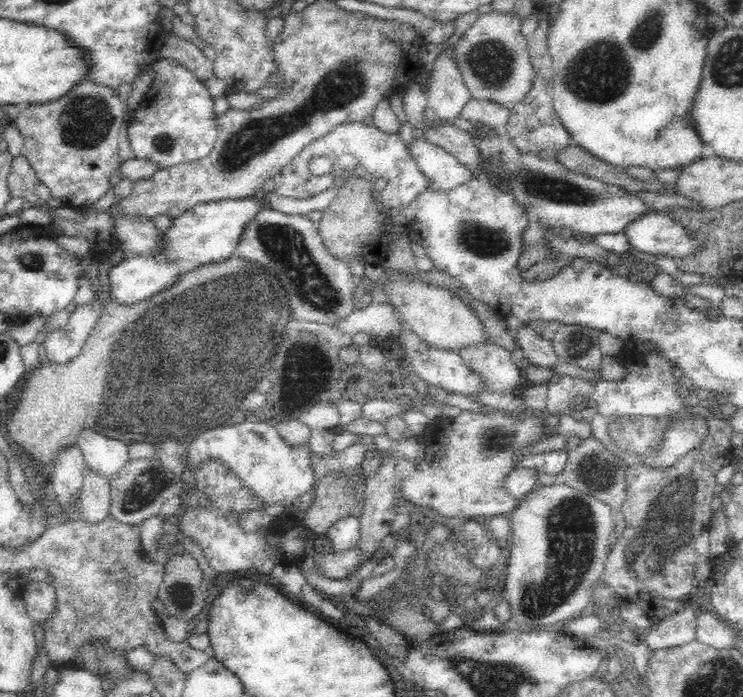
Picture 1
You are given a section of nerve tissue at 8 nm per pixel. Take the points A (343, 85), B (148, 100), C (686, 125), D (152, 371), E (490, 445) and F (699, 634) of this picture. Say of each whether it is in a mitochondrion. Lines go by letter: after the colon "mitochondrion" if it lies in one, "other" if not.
A: mitochondrion
B: other
C: other
D: mitochondrion
E: mitochondrion
F: other

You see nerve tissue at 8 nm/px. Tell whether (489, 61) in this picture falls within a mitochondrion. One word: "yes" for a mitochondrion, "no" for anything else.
yes

